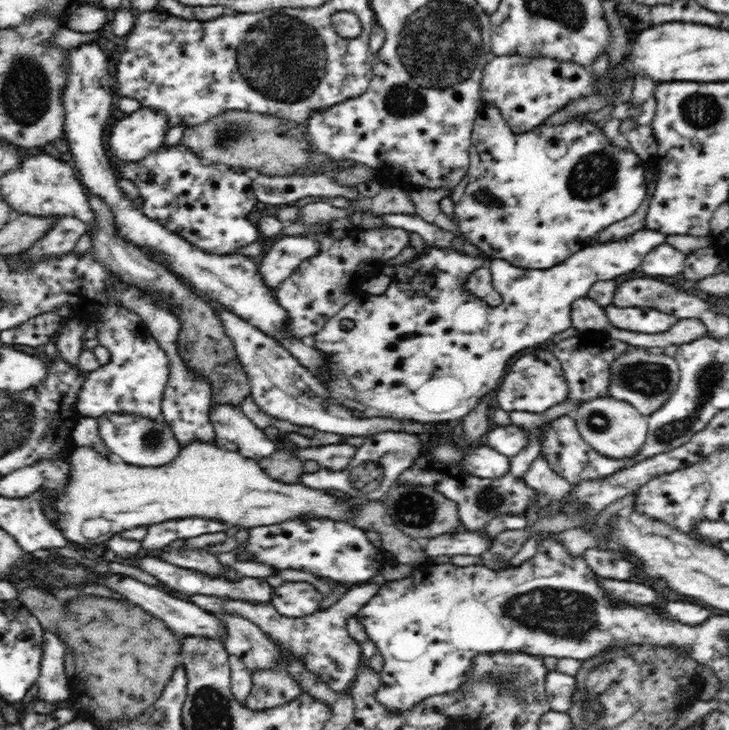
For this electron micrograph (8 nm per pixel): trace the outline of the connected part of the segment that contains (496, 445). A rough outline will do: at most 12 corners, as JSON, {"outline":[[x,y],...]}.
{"outline":[[513,423],[493,425],[487,445],[510,458],[526,448],[528,433]]}

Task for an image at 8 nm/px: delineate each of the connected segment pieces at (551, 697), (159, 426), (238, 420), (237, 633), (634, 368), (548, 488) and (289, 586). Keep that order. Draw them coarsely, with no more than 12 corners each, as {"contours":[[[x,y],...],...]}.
{"contours":[[[555,669],[543,685],[551,709],[565,713],[575,677]],[[98,417],[118,459],[166,466],[182,450],[165,421]],[[210,408],[219,441],[260,461],[276,446],[242,410]],[[220,617],[229,655],[251,671],[274,667],[277,650],[257,624]],[[634,348],[611,365],[609,397],[643,415],[666,404],[673,357]],[[542,453],[524,479],[542,493],[542,505],[571,490]],[[305,581],[271,590],[284,617],[322,612],[323,595]]]}

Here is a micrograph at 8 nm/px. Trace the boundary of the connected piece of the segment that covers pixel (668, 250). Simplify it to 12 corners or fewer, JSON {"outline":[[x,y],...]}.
{"outline":[[662,244],[646,254],[640,268],[646,276],[676,276],[684,258]]}

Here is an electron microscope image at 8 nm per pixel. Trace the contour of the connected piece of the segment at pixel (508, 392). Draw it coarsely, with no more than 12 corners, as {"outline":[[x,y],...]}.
{"outline":[[550,351],[524,355],[502,379],[502,411],[542,413],[568,398]]}

